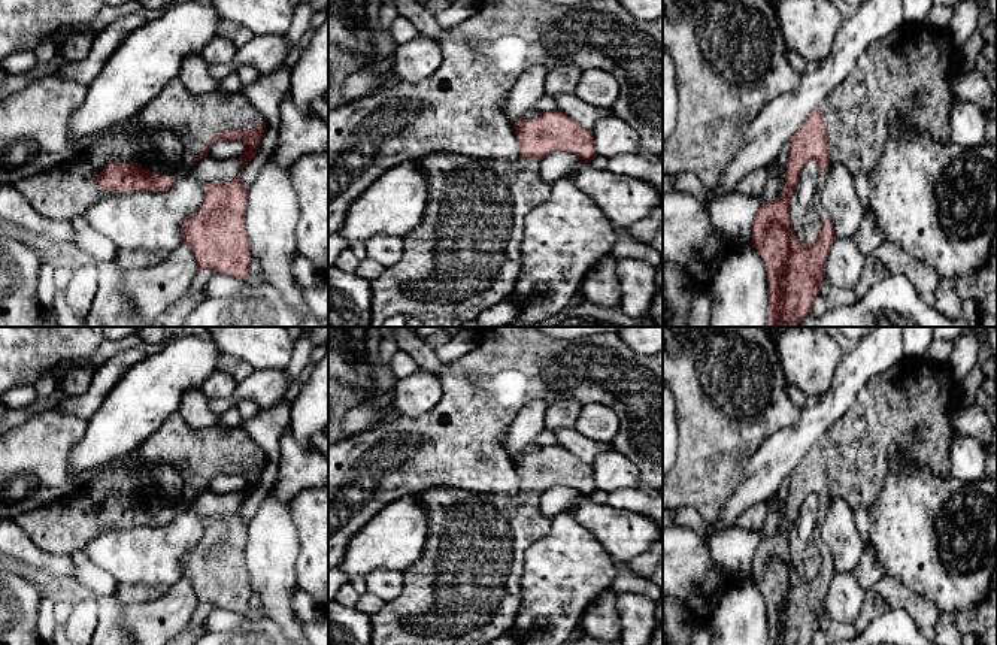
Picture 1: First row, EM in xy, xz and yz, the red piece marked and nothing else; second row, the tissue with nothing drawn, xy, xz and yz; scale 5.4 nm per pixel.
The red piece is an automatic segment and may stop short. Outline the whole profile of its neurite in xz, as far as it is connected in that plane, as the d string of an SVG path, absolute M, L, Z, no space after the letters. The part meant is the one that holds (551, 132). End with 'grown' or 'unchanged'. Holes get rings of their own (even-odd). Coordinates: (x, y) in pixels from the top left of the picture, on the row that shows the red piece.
M561 110L519 119L513 128L519 142L519 157L512 163L457 154L433 154L413 163L428 176L428 202L421 224L401 237L404 245L401 260L385 267L372 281L370 327L382 327L387 320L397 315L412 317L424 327L461 327L513 293L522 267L524 218L551 193L551 184L540 176L540 161L552 152L569 152L584 163L597 155L593 131Z; grown

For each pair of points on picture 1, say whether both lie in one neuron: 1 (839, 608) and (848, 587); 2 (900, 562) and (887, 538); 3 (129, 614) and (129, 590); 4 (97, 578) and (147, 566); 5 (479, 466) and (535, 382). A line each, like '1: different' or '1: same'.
1: same
2: same
3: different
4: different
5: same

